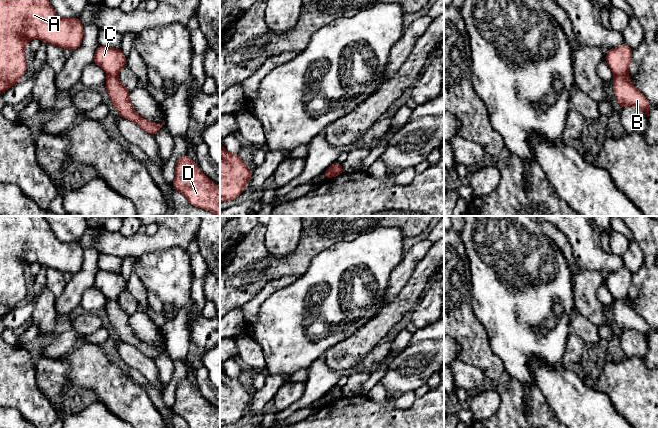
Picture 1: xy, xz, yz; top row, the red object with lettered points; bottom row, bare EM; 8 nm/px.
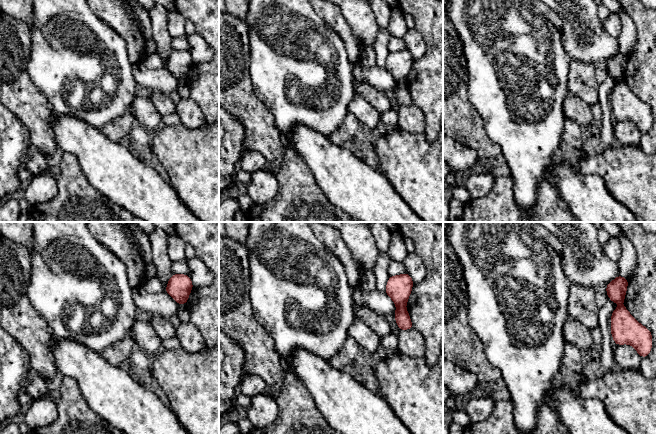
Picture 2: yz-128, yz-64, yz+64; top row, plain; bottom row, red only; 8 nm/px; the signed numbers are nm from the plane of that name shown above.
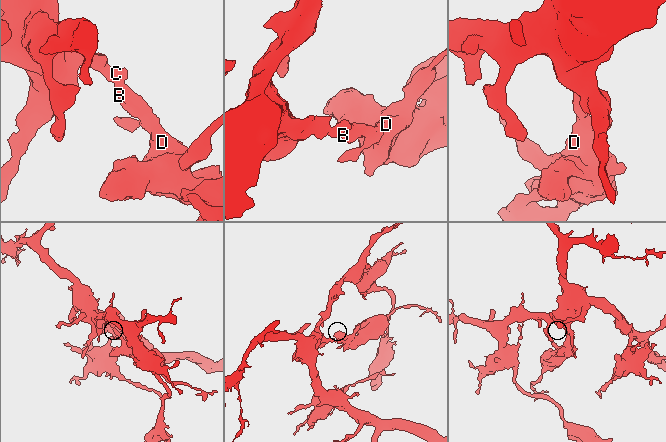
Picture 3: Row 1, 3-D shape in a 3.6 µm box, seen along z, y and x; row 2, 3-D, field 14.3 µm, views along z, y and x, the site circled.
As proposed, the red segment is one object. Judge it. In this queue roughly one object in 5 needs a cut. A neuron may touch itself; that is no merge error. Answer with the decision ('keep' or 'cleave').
cleave

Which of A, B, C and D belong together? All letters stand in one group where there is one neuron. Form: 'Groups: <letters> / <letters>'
Groups: A C / B D

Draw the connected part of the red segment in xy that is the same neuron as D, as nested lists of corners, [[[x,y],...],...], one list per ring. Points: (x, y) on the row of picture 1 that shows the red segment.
[[[186,154],[175,167],[173,187],[182,193],[189,203],[220,216],[220,187],[216,186]]]

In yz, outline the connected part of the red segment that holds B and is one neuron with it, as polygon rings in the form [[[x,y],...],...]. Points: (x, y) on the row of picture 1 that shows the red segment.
[[[628,75],[615,76],[612,85],[615,98],[621,109],[627,106],[635,106],[649,116],[650,104],[648,100],[636,89]]]

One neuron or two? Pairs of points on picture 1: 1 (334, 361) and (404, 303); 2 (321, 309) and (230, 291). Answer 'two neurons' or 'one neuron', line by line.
1: one neuron
2: two neurons

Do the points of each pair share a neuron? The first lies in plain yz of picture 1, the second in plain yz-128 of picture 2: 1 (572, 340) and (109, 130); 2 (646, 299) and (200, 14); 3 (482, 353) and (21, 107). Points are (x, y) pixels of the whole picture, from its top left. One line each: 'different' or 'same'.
1: same
2: same
3: same

